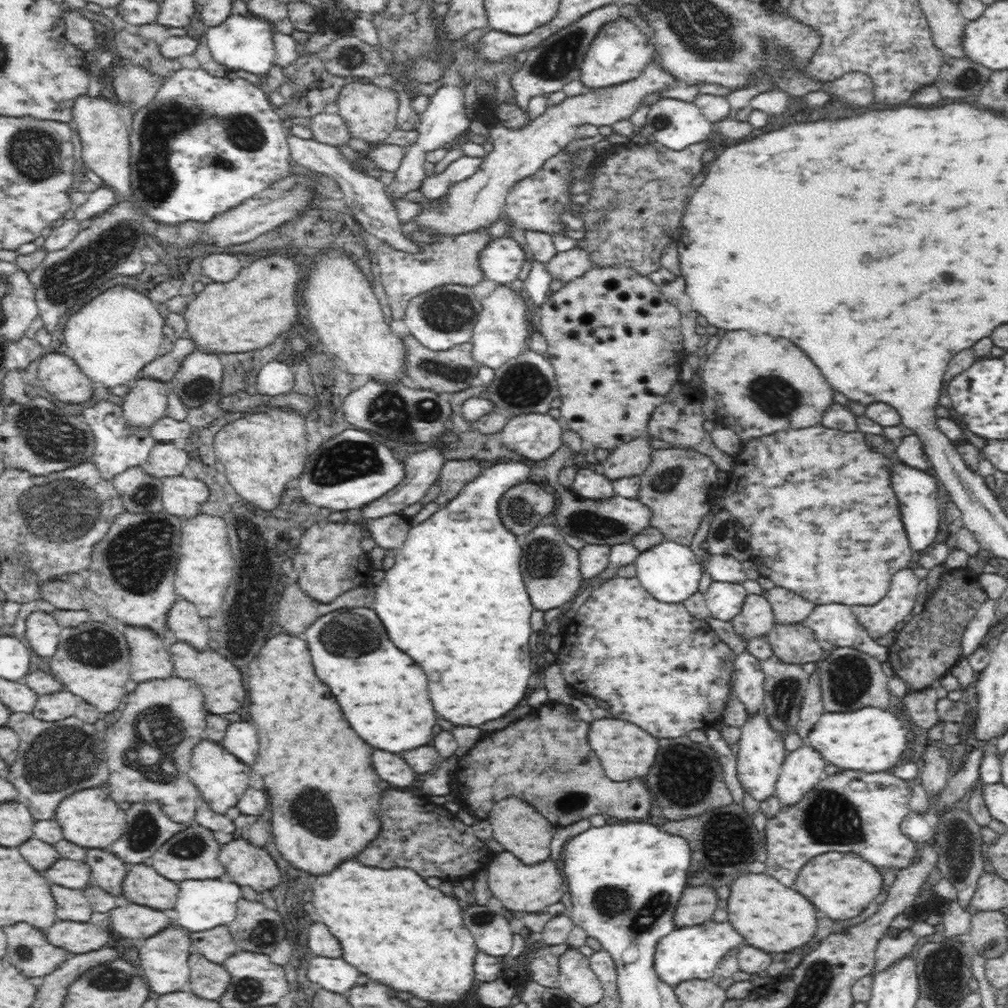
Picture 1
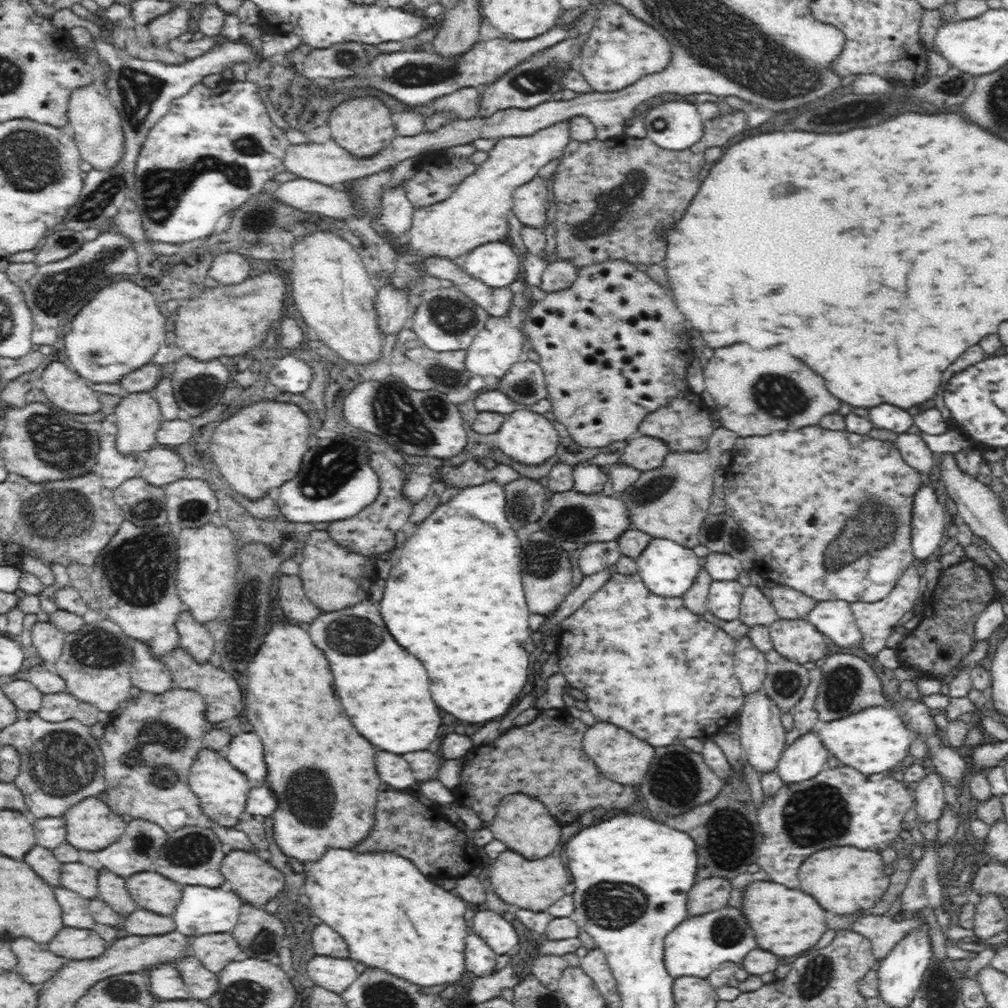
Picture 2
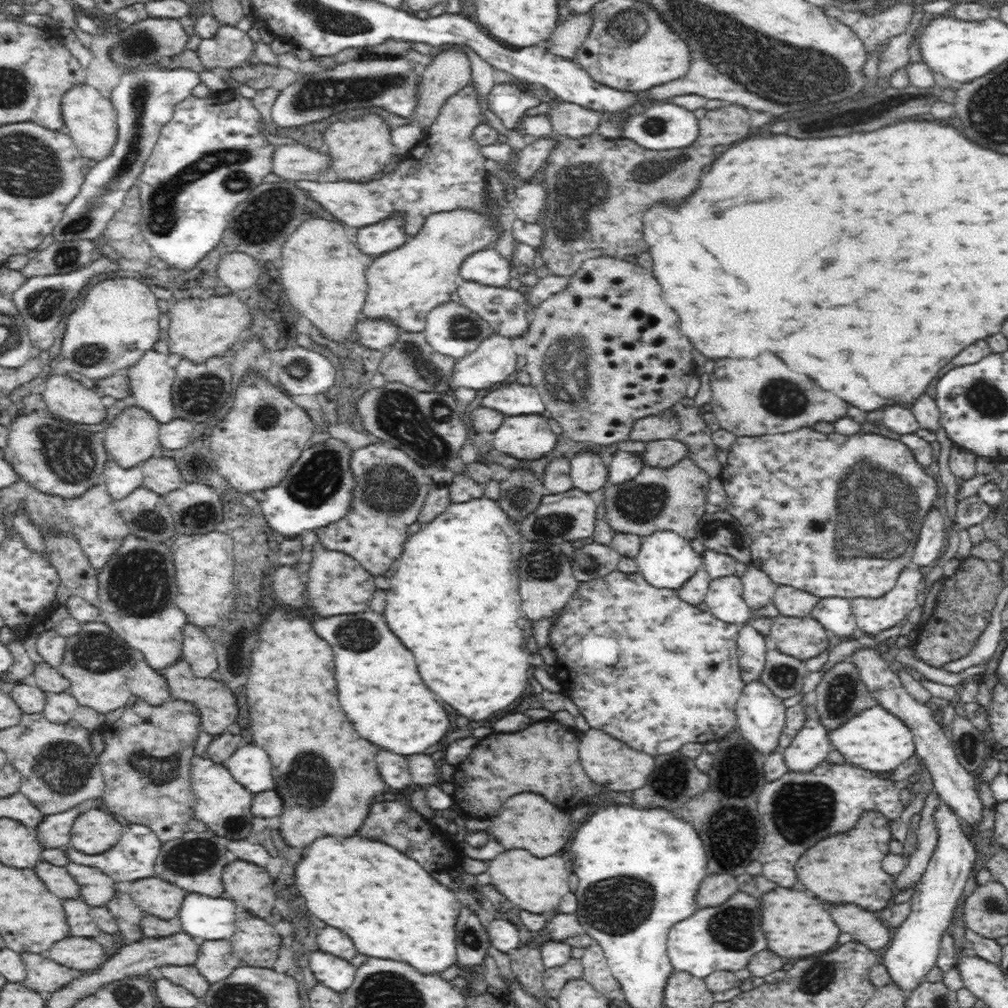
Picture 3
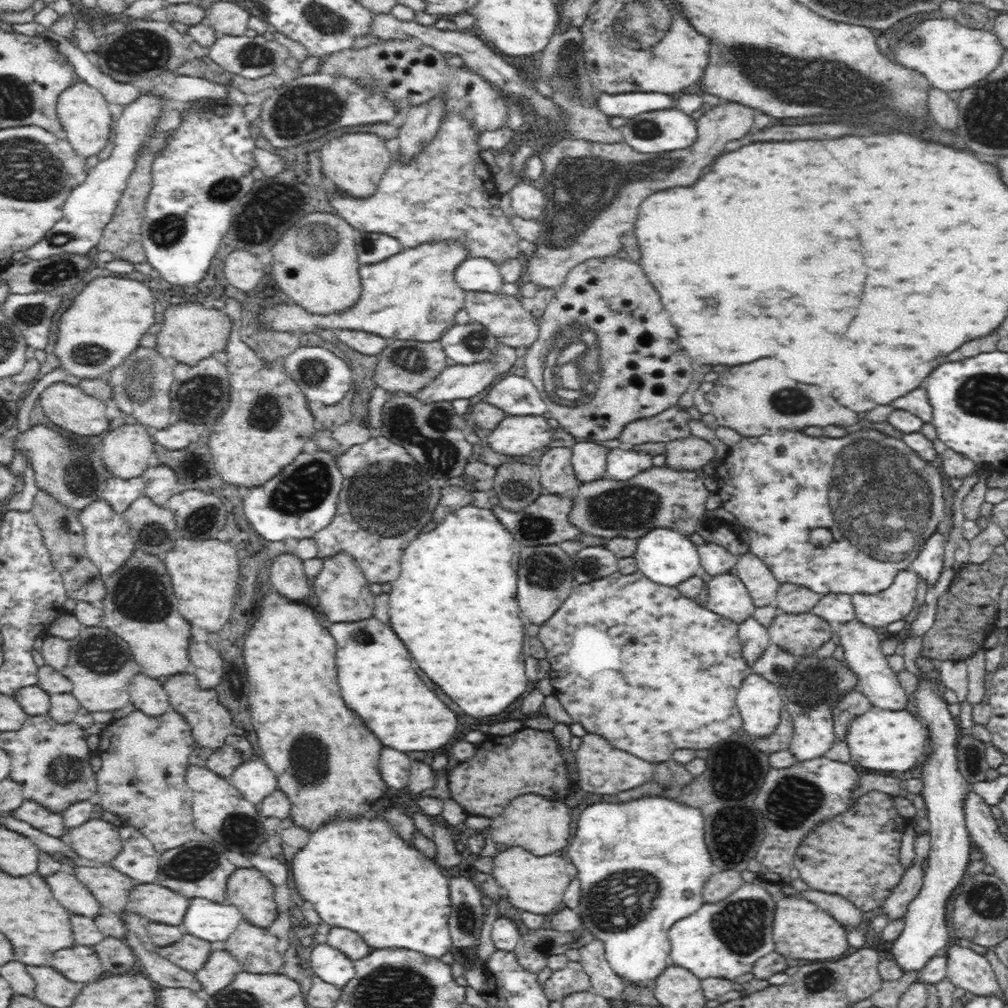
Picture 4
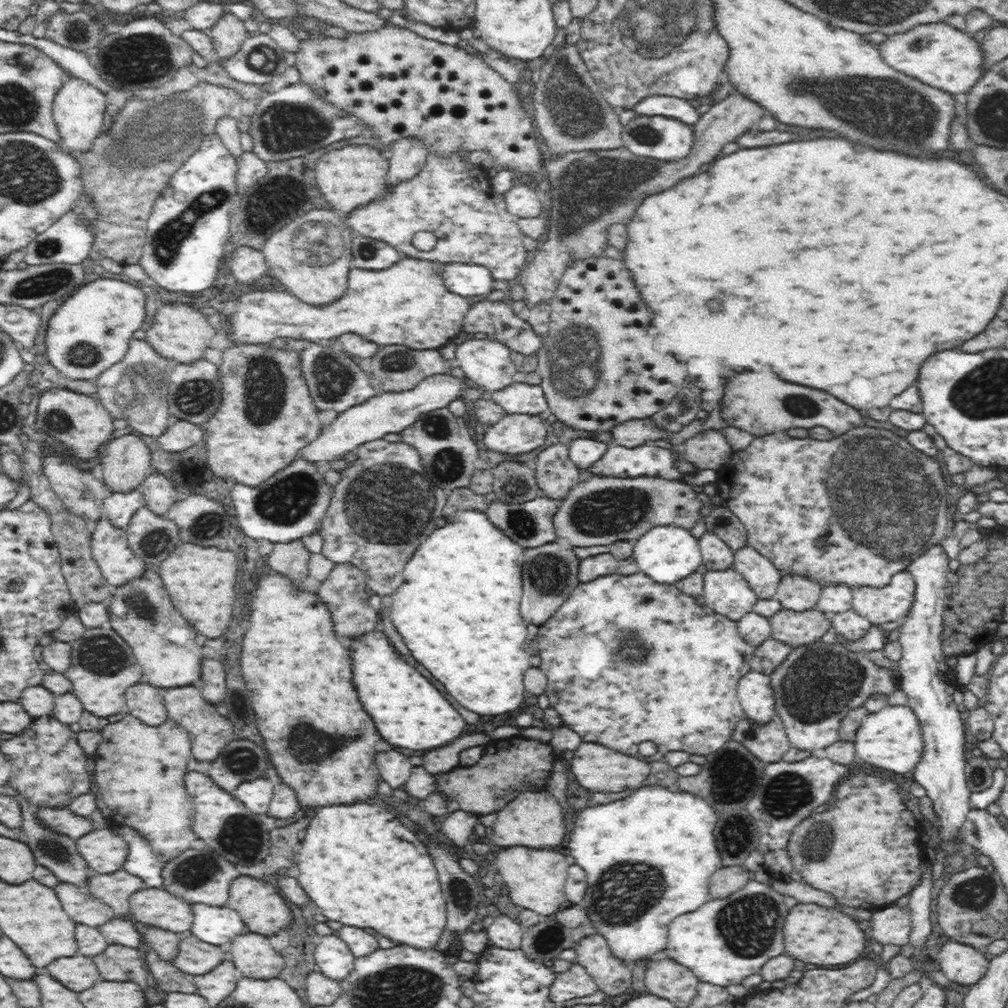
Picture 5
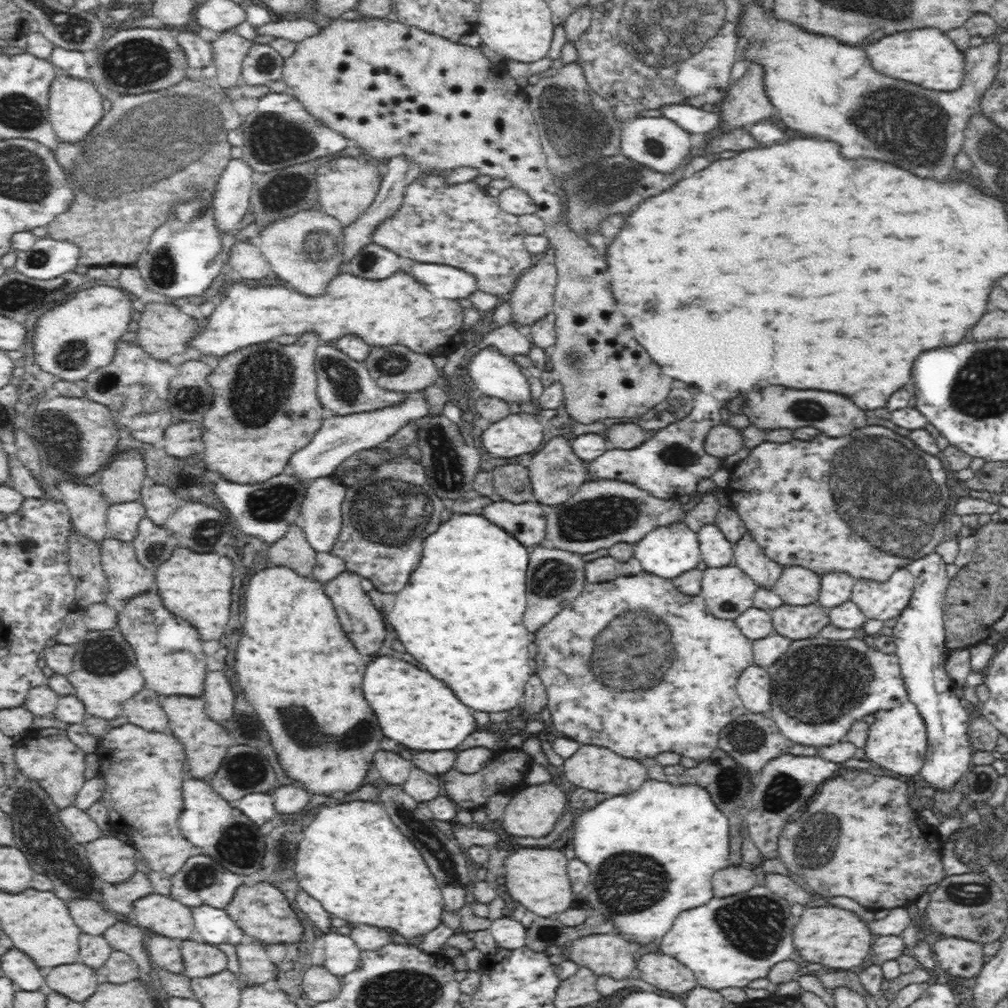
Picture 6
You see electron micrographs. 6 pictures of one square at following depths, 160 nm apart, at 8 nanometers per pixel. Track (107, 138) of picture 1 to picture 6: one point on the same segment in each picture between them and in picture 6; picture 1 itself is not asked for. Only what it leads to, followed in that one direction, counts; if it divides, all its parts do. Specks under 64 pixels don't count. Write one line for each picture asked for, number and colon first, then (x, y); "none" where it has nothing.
2: (93, 119)
3: (90, 120)
4: (83, 113)
5: (78, 109)
6: (74, 106)

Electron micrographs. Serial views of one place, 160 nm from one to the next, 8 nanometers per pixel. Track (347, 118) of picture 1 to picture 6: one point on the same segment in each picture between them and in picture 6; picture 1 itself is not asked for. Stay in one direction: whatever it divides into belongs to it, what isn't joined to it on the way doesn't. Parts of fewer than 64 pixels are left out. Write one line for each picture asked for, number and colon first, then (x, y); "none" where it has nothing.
2: (363, 126)
3: (358, 149)
4: (354, 163)
5: (349, 178)
6: (346, 188)

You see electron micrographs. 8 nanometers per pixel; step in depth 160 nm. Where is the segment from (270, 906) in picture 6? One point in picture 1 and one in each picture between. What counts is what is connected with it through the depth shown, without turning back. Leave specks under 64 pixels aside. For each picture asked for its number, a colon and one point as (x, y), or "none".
1: (249, 866)
2: (255, 881)
3: (249, 886)
4: (248, 889)
5: (264, 910)

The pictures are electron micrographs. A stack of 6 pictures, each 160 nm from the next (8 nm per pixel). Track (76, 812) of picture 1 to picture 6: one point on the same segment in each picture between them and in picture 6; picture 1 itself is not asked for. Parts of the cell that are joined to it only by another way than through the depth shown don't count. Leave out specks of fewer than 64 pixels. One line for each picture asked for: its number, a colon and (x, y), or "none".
2: (91, 825)
3: (94, 832)
4: (98, 840)
5: (105, 851)
6: (114, 860)

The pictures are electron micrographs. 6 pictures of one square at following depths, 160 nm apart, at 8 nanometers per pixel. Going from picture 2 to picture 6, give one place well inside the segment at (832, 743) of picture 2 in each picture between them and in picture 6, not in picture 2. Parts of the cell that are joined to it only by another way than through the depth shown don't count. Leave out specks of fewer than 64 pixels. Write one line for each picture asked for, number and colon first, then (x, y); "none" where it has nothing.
3: (877, 740)
4: (885, 740)
5: (891, 738)
6: (897, 740)

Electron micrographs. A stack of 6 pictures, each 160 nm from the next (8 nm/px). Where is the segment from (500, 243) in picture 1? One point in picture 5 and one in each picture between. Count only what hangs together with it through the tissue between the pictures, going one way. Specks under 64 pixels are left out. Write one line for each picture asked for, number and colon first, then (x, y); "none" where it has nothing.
2: (497, 264)
3: (487, 266)
4: (476, 274)
5: (468, 280)

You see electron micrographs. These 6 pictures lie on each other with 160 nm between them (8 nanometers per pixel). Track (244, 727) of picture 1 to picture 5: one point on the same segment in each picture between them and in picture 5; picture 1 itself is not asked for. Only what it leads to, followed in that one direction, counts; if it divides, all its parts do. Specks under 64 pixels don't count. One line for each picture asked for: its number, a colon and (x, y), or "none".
2: (246, 754)
3: (249, 765)
4: (253, 779)
5: (256, 796)

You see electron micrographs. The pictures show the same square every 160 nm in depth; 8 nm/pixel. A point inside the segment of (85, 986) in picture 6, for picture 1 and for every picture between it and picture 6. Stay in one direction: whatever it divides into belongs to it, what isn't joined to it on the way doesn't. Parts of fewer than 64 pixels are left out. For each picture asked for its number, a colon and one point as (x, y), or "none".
1: (79, 938)
2: (71, 943)
3: (83, 955)
4: (80, 964)
5: (77, 973)

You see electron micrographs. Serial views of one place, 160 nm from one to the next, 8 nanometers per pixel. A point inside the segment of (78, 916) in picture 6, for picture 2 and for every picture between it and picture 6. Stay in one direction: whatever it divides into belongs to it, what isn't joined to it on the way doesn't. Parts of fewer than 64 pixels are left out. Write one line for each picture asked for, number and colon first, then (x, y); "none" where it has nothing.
2: (44, 863)
3: (58, 879)
4: (68, 890)
5: (83, 908)

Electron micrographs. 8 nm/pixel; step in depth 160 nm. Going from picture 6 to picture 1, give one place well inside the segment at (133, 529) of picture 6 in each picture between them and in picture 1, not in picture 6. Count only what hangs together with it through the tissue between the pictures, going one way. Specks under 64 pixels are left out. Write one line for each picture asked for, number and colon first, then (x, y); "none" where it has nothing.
1: (118, 448)
2: (114, 469)
3: (120, 482)
4: (120, 494)
5: (119, 509)

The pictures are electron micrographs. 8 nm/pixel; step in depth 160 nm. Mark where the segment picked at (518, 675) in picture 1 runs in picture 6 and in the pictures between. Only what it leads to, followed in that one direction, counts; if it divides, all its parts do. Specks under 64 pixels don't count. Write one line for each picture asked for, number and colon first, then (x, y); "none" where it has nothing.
2: (467, 621)
3: (451, 603)
4: (457, 592)
5: (459, 613)
6: (462, 615)

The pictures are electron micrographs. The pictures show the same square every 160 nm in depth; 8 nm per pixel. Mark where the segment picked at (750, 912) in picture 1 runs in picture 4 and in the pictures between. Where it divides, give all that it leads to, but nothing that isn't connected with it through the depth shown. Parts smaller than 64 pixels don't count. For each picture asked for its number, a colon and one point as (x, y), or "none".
2: (787, 922)
3: (795, 925)
4: (802, 931)

